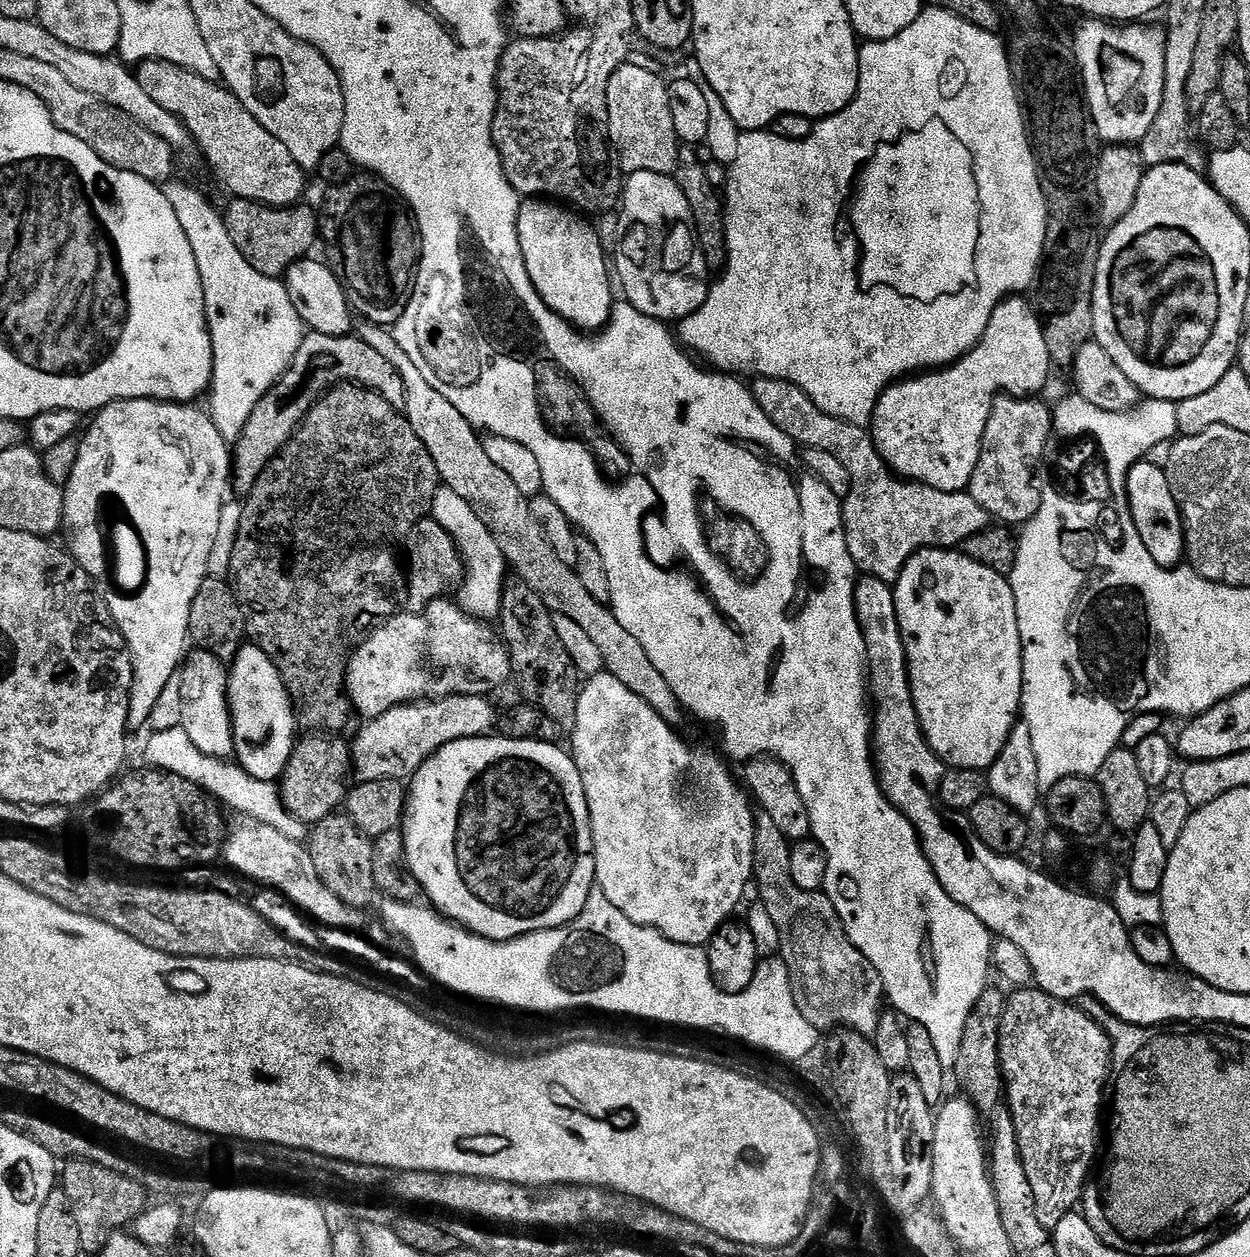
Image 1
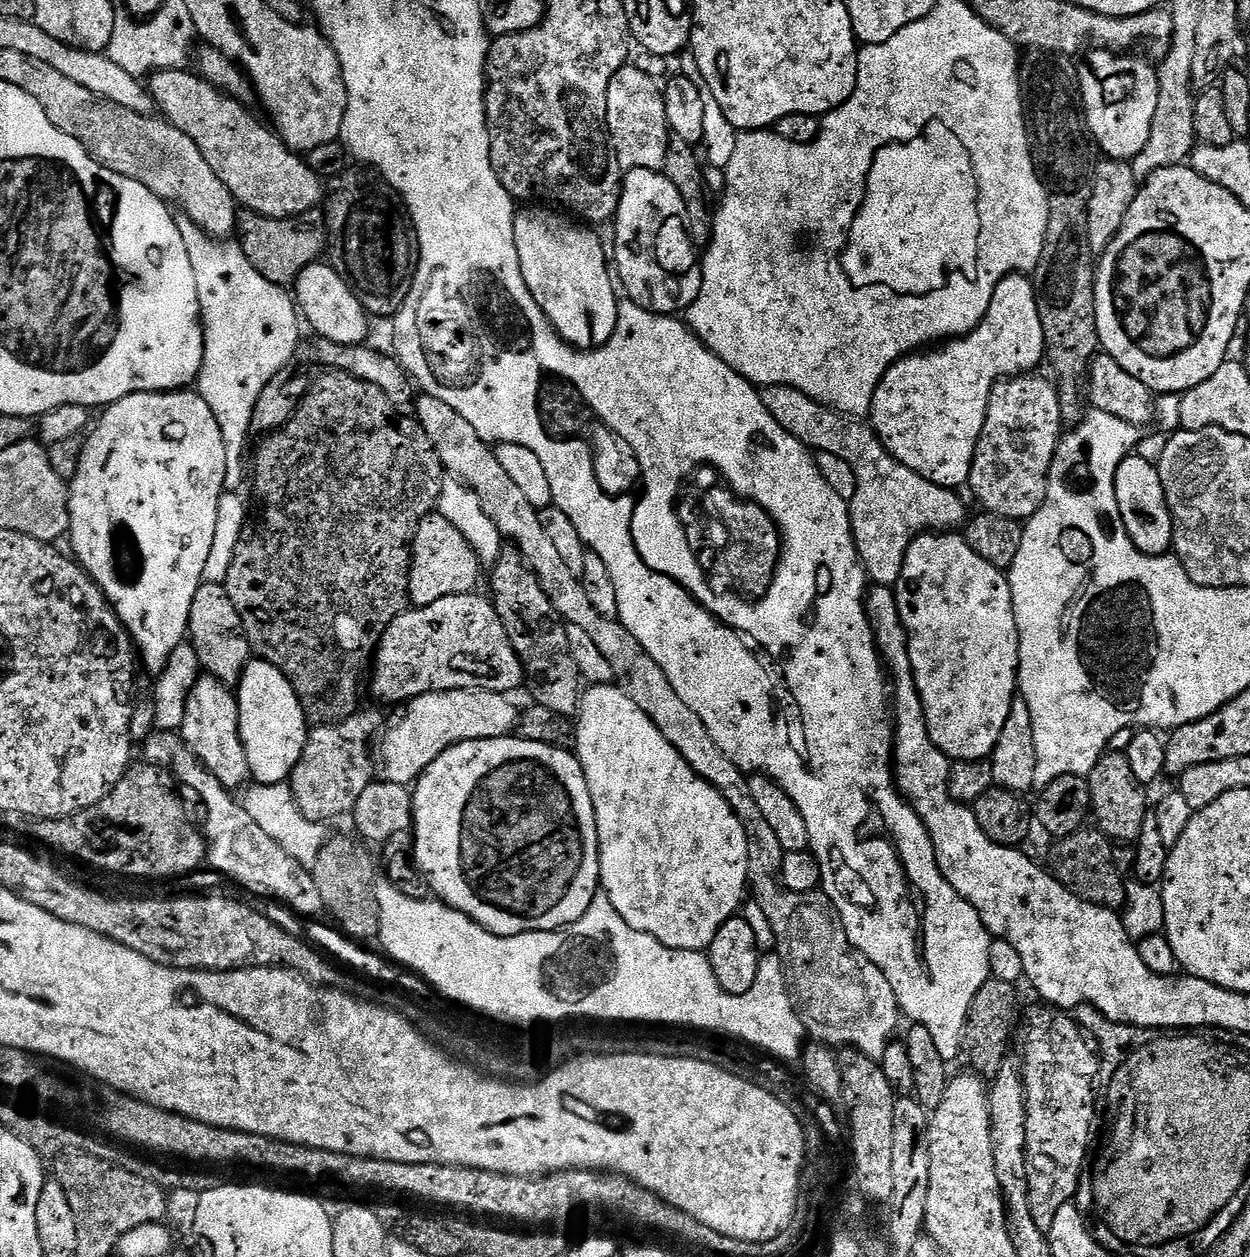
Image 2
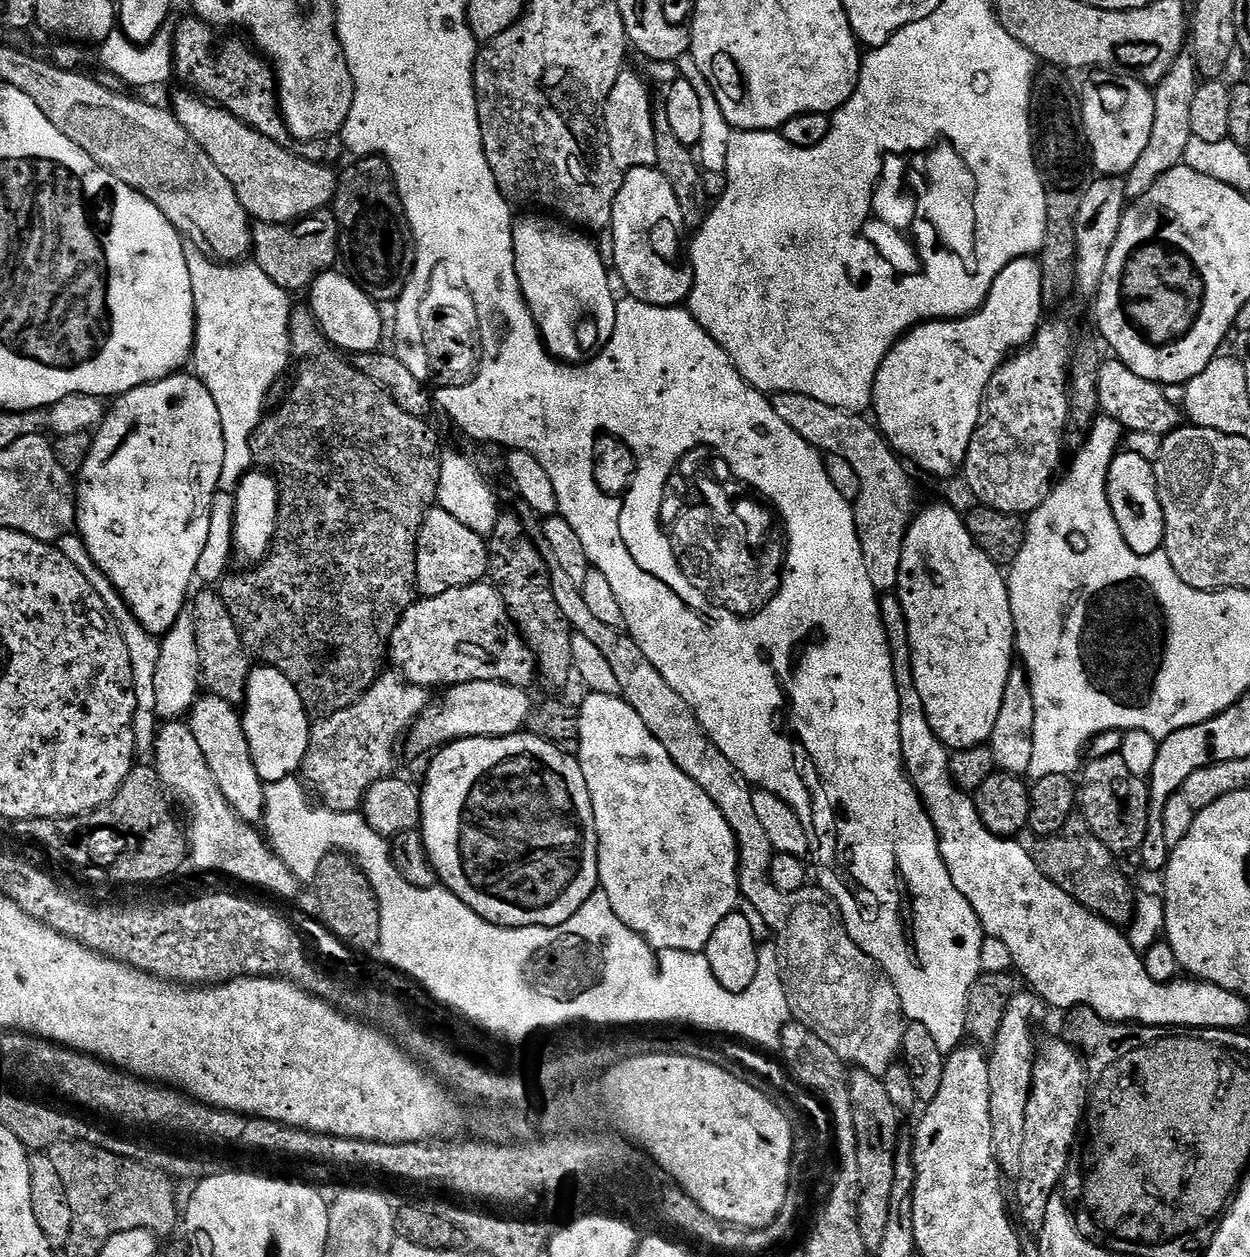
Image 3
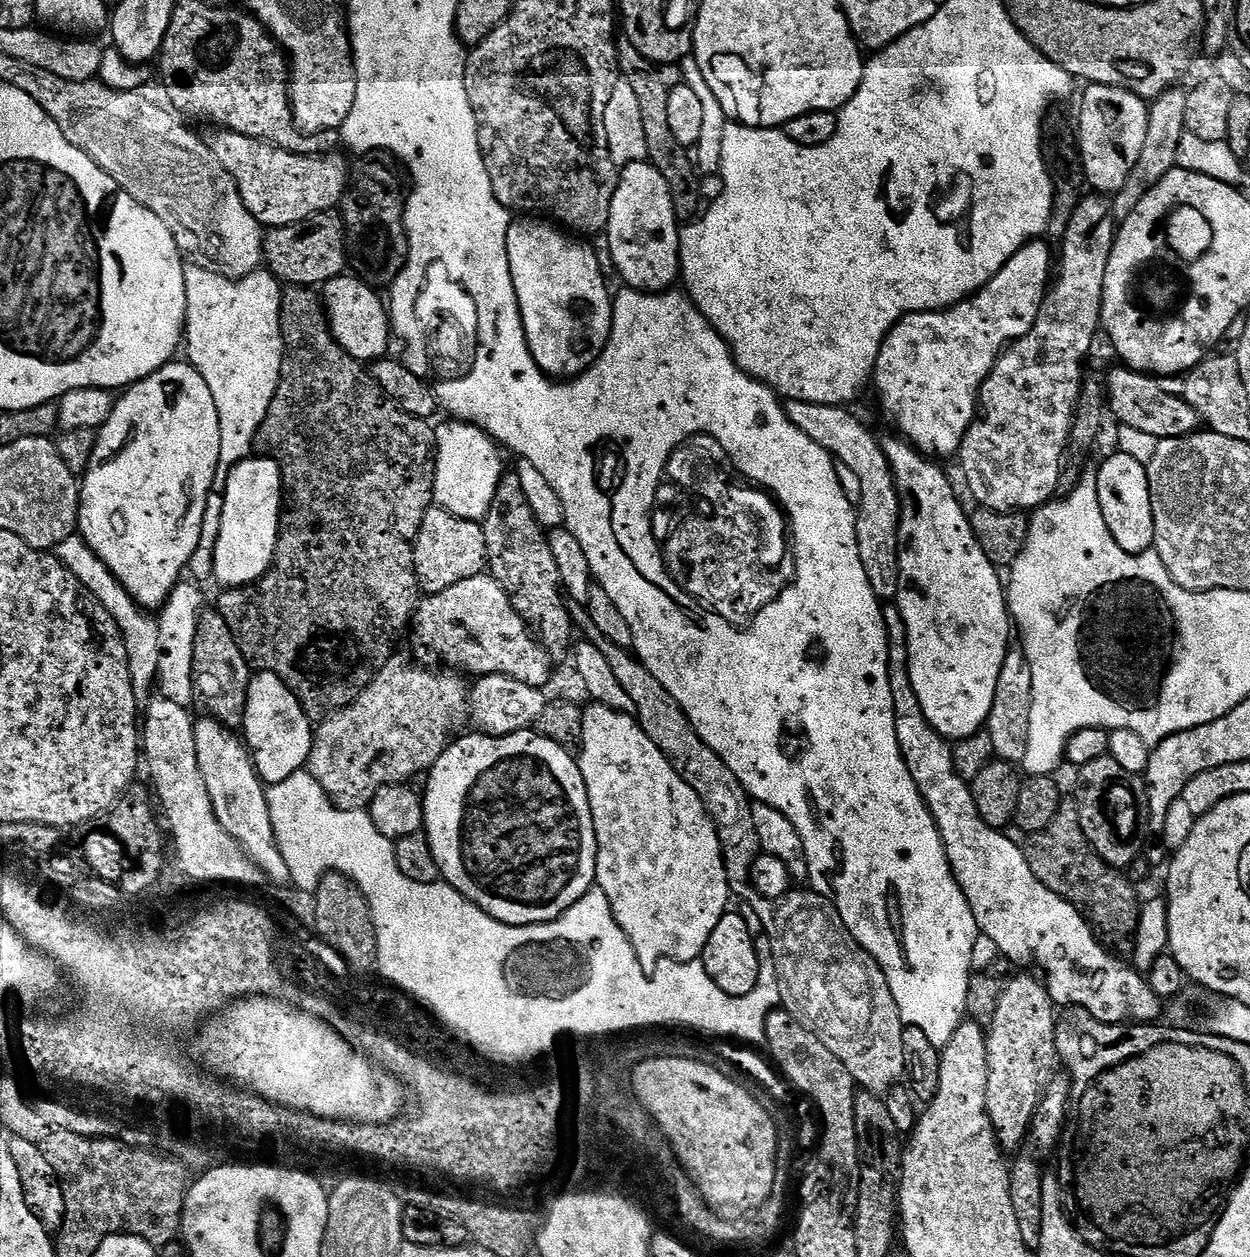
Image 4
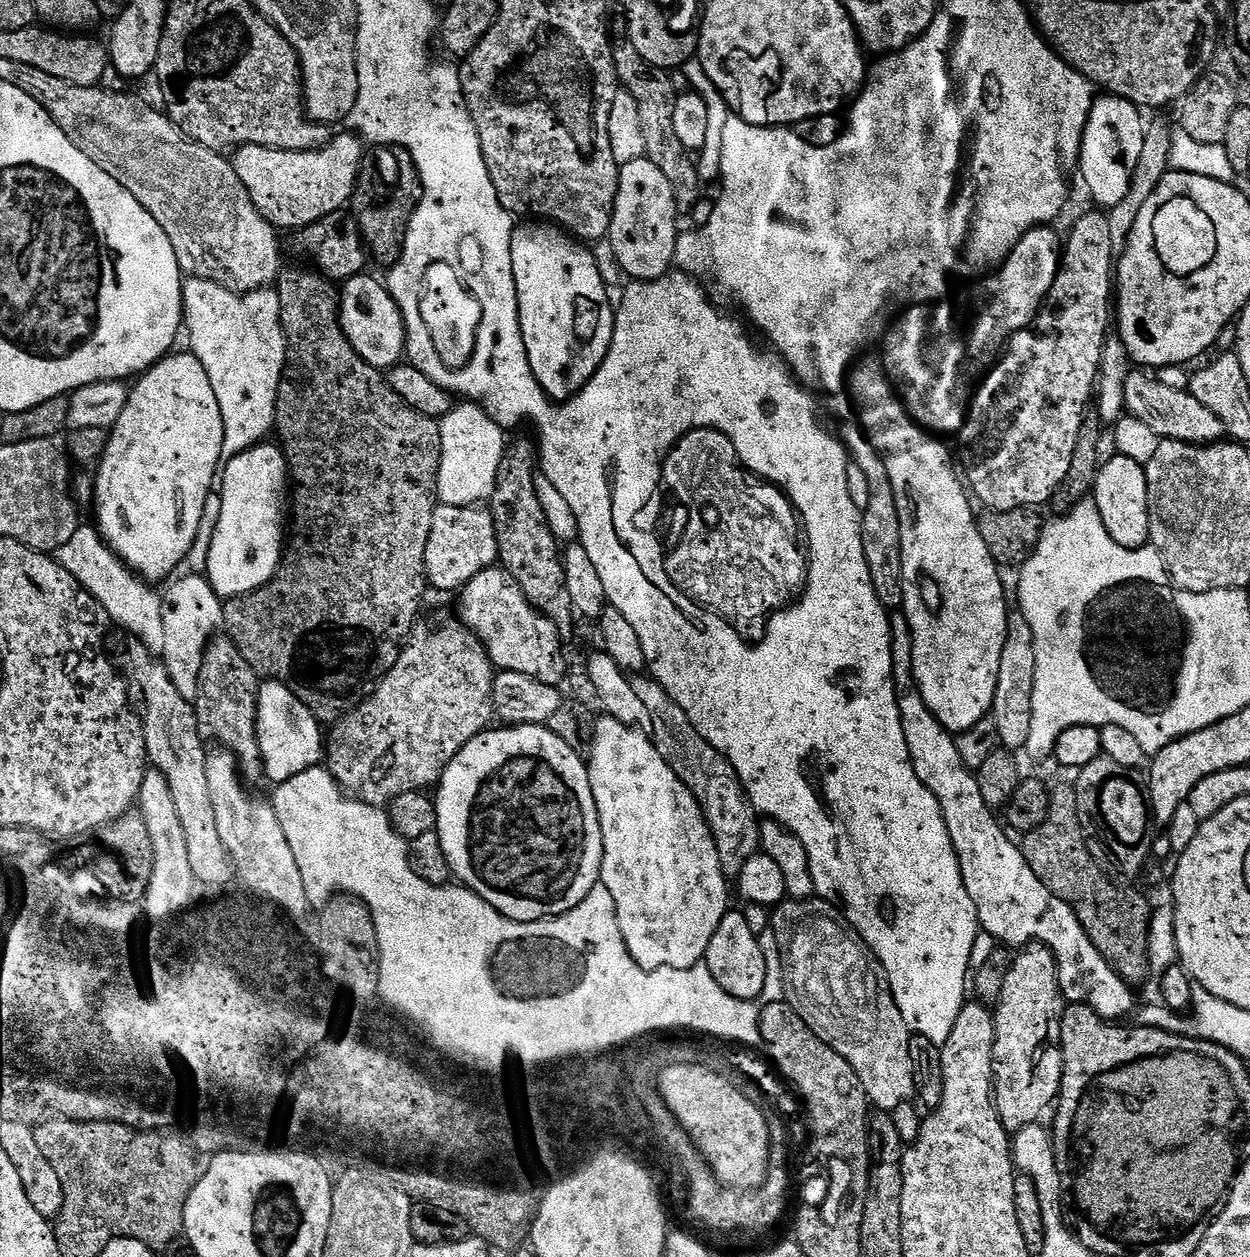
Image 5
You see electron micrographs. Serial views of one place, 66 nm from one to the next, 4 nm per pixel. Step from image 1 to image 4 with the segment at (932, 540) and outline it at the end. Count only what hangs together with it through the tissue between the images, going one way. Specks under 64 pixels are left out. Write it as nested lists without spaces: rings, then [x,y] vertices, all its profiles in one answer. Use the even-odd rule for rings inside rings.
[[[801,400],[787,401],[786,407],[794,426],[862,478],[864,501],[858,505],[856,514],[858,551],[874,594],[881,602],[895,601],[900,589],[900,495],[883,443],[879,439],[876,441],[875,434],[854,413],[848,412],[852,410],[847,407]]]

